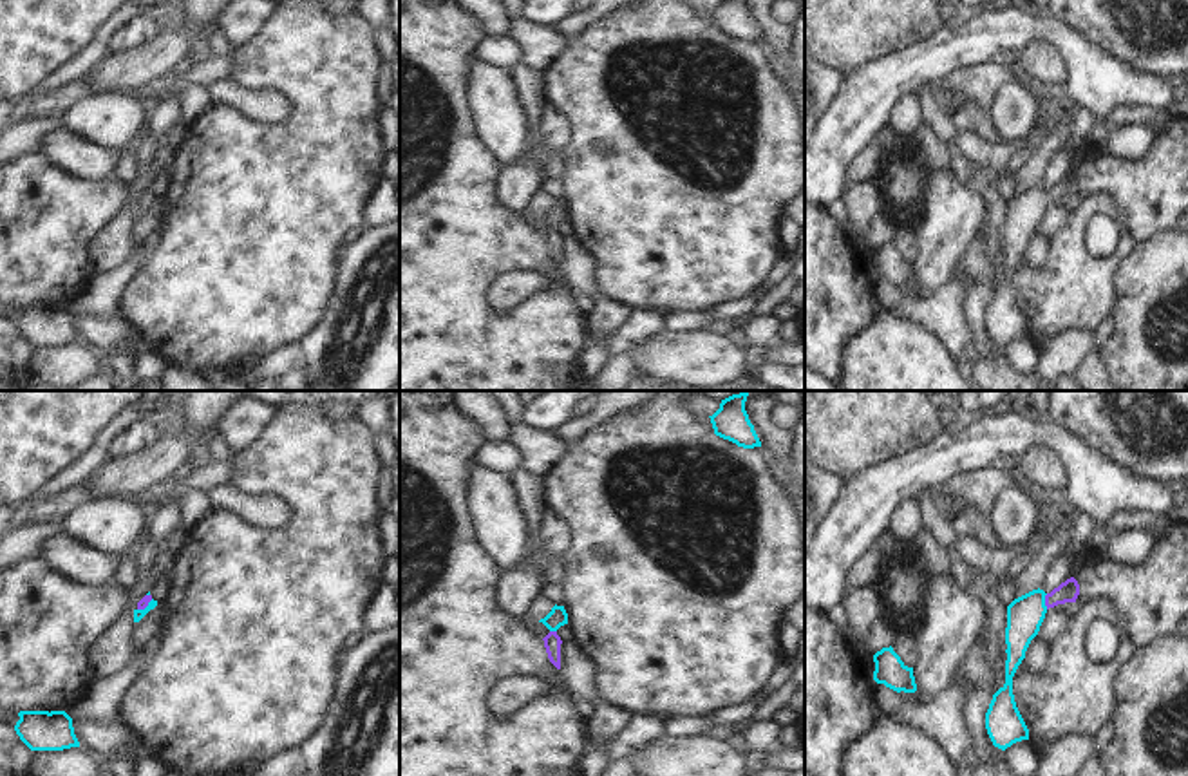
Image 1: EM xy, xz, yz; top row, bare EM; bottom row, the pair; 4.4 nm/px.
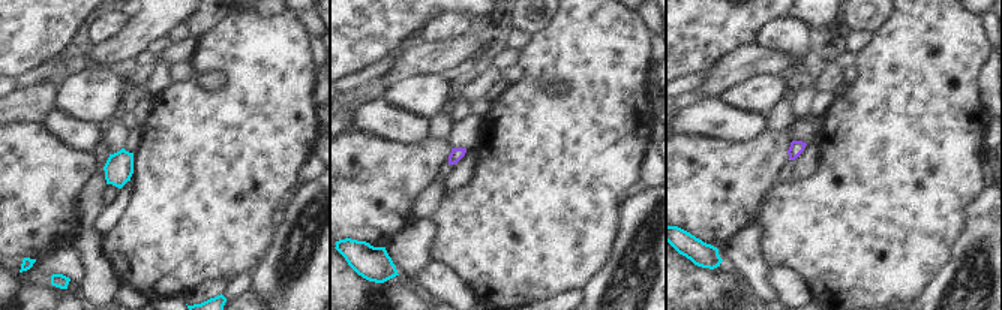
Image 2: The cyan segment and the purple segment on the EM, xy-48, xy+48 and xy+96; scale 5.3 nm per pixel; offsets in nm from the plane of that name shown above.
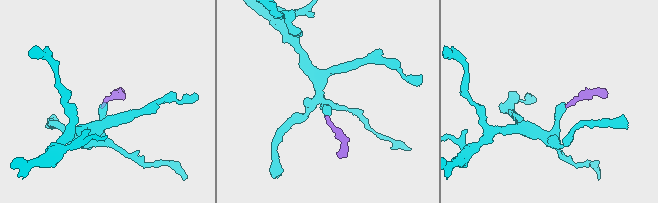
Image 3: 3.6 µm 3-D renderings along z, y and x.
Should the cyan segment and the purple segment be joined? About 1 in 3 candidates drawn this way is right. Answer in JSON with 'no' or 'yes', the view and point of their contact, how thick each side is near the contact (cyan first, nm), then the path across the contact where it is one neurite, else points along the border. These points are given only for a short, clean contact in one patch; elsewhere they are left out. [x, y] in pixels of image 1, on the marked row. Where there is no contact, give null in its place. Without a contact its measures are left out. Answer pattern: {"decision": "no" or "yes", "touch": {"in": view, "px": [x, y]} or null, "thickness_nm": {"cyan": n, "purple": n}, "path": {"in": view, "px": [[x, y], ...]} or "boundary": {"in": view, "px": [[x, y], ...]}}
{"decision": "yes", "touch": {"in": "yz", "px": [1044, 601]}, "thickness_nm": {"cyan": 160, "purple": 100}, "path": {"in": "yz", "px": [[1026, 614], [1044, 601], [1067, 592]]}}

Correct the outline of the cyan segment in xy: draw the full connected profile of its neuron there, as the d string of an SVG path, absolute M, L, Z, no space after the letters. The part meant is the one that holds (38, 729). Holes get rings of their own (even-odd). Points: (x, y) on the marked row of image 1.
M20 711L16 734L31 751L63 751L80 747L72 718L65 711Z

